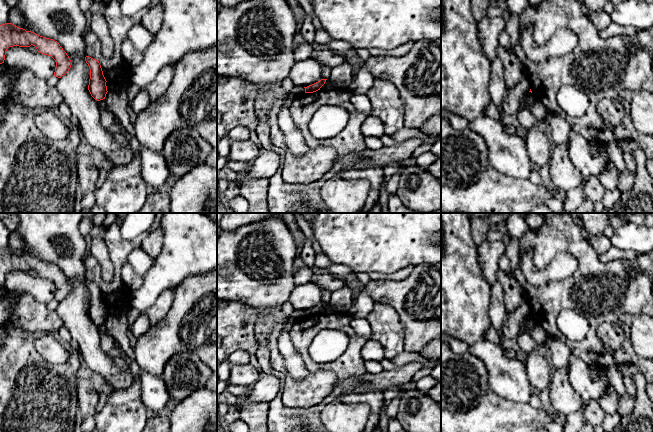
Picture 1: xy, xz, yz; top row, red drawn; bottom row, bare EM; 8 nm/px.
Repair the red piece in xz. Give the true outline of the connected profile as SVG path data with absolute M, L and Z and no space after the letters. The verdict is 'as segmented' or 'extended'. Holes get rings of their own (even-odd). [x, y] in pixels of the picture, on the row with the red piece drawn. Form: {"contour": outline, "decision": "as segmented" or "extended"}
{"contour": "M321 79L318 82L312 84L312 85L304 87L305 93L313 93L313 92L320 90L320 88L325 84L326 80L327 79Z", "decision": "as segmented"}

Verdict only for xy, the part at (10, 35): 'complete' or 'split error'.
complete

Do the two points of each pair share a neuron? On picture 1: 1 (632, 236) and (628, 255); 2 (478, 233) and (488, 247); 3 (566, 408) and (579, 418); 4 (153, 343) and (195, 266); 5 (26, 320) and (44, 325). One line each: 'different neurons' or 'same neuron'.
1: different neurons
2: different neurons
3: different neurons
4: different neurons
5: same neuron

